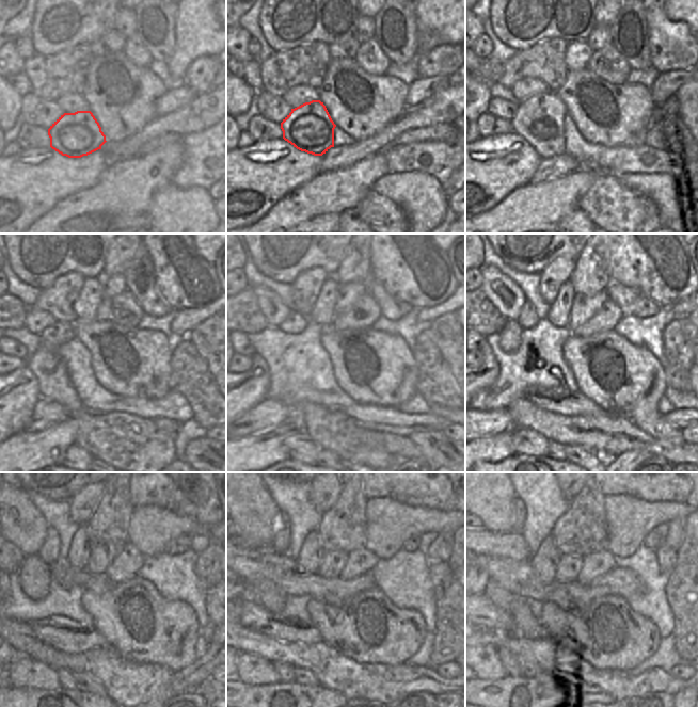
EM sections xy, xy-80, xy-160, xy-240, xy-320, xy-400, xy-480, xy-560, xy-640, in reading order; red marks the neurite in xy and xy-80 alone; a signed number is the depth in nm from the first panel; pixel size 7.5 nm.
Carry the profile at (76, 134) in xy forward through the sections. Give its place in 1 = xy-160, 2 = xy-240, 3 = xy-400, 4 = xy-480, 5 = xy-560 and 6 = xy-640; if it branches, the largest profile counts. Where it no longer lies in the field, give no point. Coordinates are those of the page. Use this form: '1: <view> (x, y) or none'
1: xy-160 (540, 119)
2: xy-240 (46, 364)
3: xy-400 (527, 318)
4: xy-480 (49, 552)
5: xy-560 (280, 543)
6: xy-640 (518, 510)

